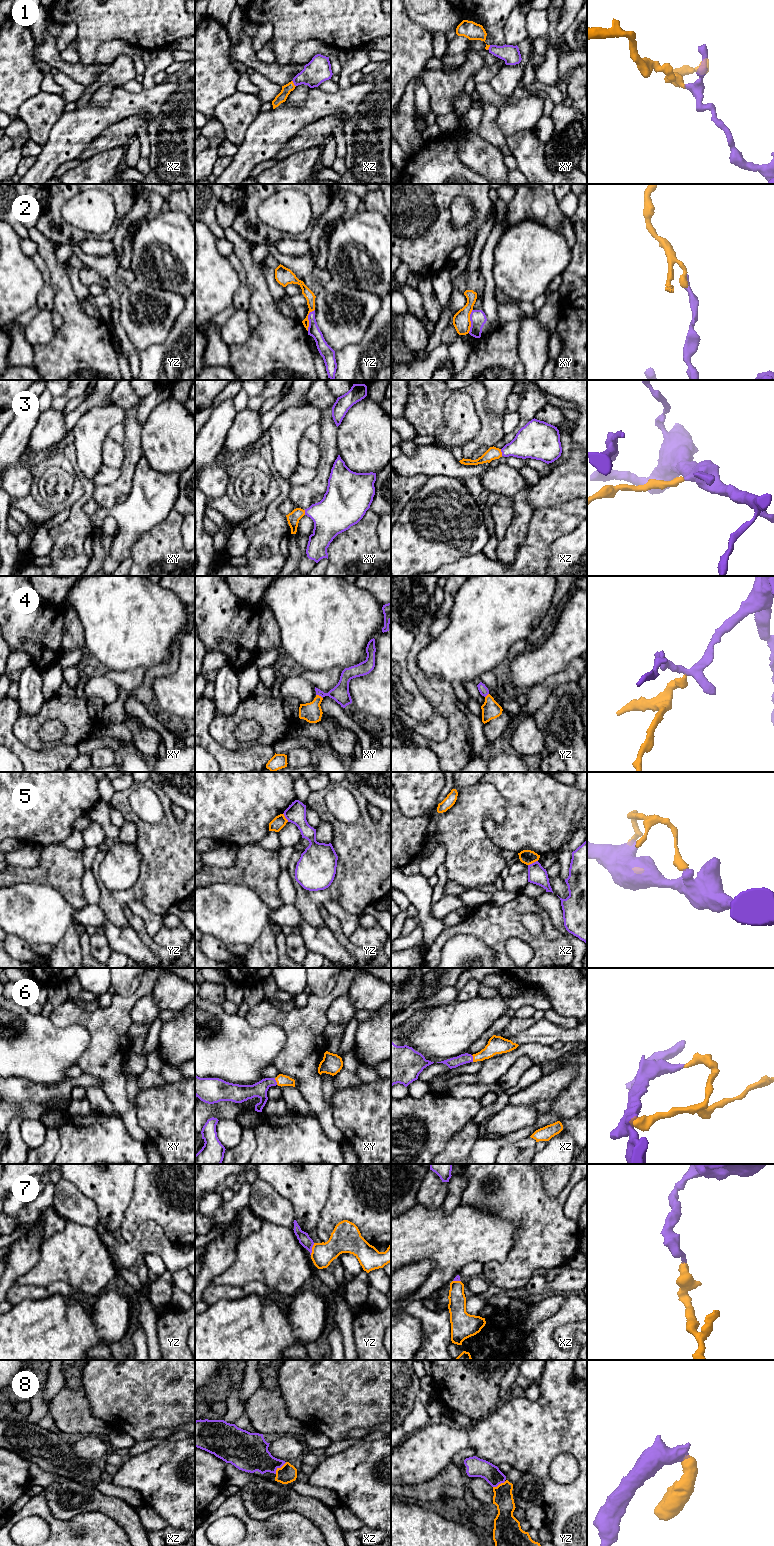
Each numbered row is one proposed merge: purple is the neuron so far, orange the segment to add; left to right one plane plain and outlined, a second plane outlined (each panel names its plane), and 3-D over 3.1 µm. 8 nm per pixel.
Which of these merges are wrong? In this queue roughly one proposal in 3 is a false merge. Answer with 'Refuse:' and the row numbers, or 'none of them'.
Refuse: 2, 5

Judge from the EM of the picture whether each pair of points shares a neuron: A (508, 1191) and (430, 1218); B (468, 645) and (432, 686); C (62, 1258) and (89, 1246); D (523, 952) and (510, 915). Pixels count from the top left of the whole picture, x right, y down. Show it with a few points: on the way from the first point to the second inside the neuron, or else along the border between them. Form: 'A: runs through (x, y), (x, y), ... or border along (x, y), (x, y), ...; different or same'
A: border along (461, 1203), (482, 1209), (488, 1213); different
B: border along (418, 666), (426, 676), (440, 677), (450, 684); different
C: runs through (69, 1256), (82, 1253); same
D: border along (506, 941), (523, 940), (533, 950), (533, 957); different

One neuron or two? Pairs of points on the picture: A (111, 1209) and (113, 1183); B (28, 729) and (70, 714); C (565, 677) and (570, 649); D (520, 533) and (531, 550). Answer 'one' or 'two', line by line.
A: one
B: one
C: two
D: two

